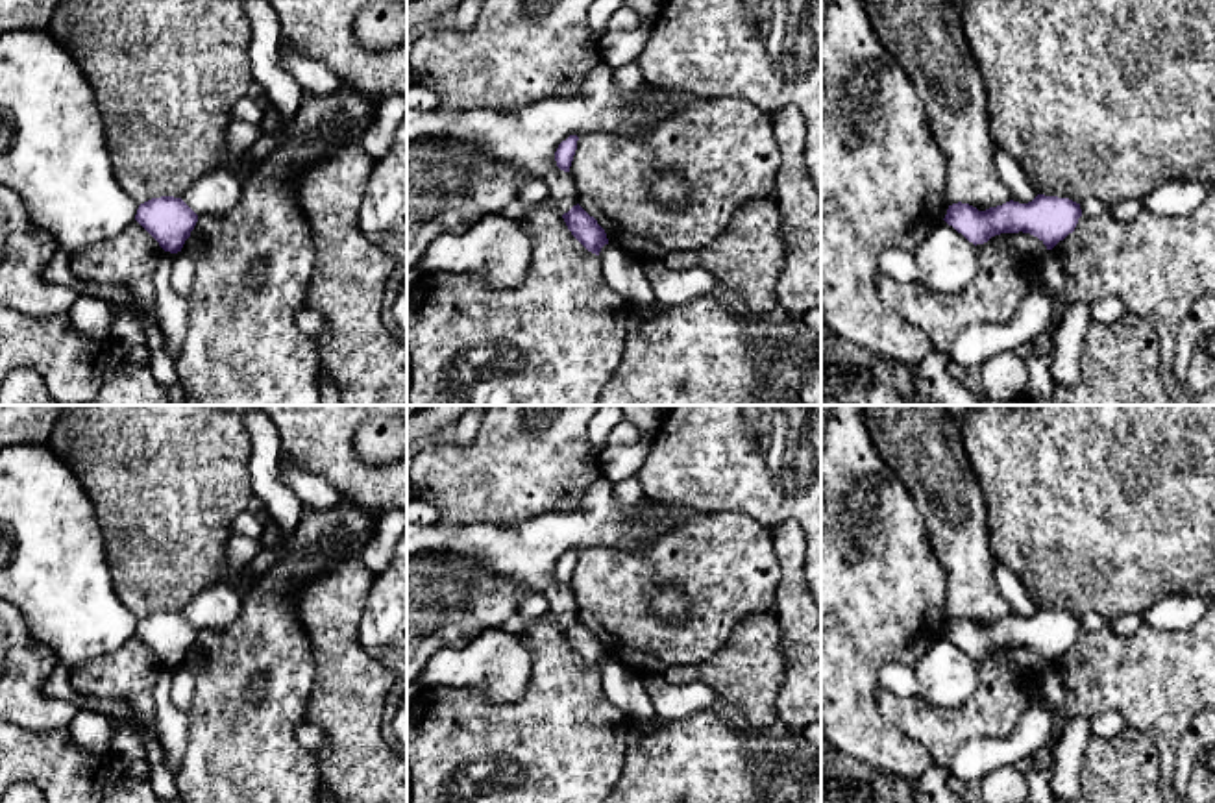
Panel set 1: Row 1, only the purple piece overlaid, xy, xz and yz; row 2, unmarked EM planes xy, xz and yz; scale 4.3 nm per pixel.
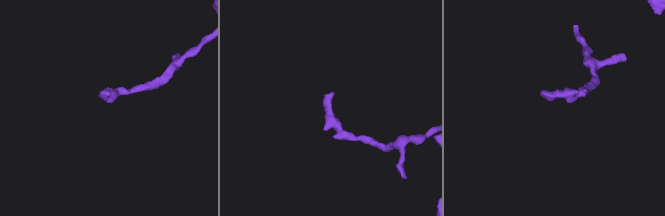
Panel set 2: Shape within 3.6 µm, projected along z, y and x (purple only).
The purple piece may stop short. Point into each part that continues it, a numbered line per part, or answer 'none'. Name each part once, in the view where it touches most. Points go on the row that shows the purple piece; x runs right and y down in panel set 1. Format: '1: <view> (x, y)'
none

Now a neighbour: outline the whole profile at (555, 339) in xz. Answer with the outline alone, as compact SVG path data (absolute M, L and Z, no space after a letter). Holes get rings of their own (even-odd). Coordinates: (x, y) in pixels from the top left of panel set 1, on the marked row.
M549 205L525 207L516 216L531 233L531 266L520 287L492 290L481 278L470 274L425 274L407 303L407 346L412 361L409 405L597 405L599 392L620 368L625 346L627 302L603 278L599 255L588 252L568 229L560 213Z

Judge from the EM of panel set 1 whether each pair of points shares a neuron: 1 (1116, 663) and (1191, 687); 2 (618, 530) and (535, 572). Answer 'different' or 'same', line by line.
1: same
2: same

